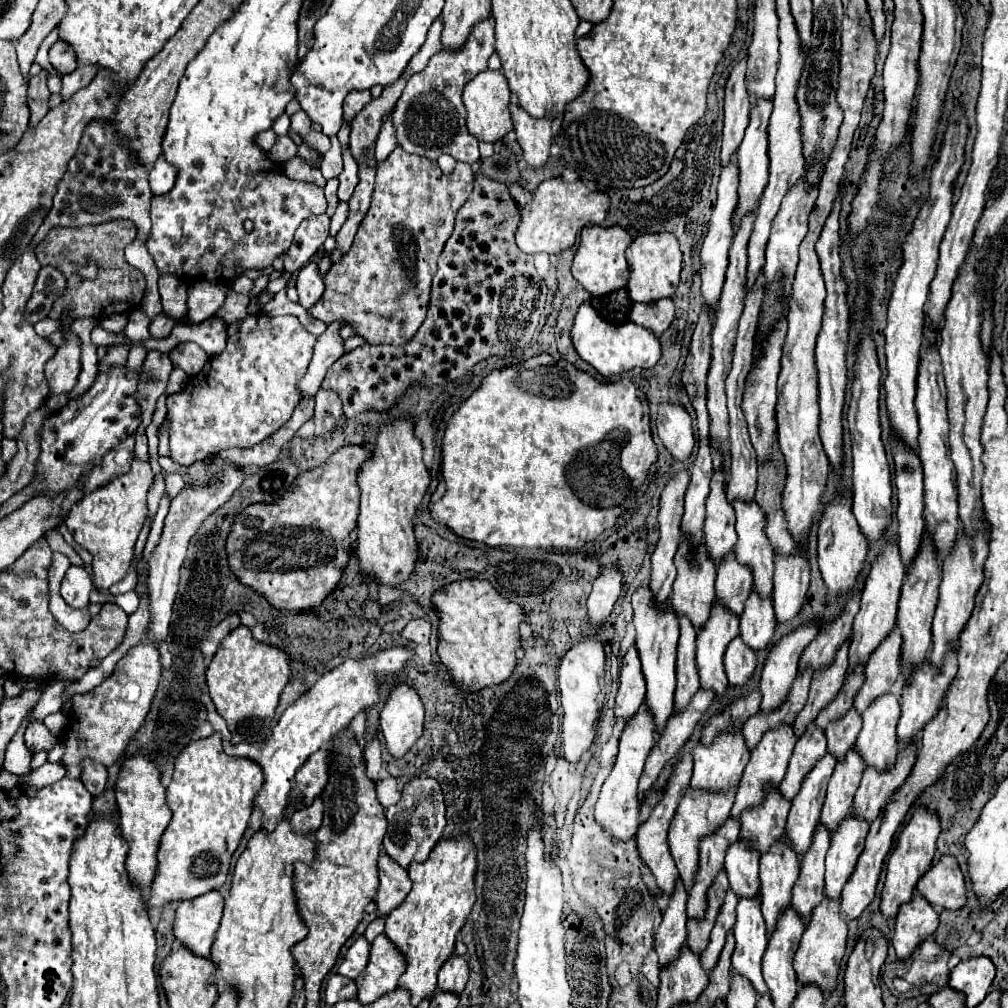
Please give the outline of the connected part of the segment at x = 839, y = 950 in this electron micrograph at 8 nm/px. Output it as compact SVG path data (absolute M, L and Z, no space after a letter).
M823 899L821 907L817 907L815 913L811 915L811 921L809 921L809 925L801 937L799 949L795 953L795 971L797 971L799 983L817 985L823 995L833 993L845 949L847 949L847 921L841 915L839 907L835 907L835 903L827 903L827 899Z

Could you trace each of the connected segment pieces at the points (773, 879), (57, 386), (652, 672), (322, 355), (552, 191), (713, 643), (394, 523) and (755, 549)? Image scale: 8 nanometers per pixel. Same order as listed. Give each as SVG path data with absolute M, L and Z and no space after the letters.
M783 837L761 855L761 911L767 923L767 935L773 935L781 913L791 903L795 879L799 879L799 857L783 843Z
M63 319L63 325L65 325L63 333L65 333L67 343L57 349L57 355L45 367L45 377L49 381L51 395L69 393L75 387L77 375L81 371L81 363L79 363L81 341L75 337L75 333L69 331L71 321L73 319Z
M637 589L633 593L633 623L637 629L635 647L641 657L643 675L647 683L647 695L645 695L645 707L653 717L655 733L661 733L673 715L673 693L675 693L675 661L677 661L677 639L679 639L679 619L671 615L671 607L663 613L659 613L651 601L649 589Z
M343 321L329 323L327 329L325 329L325 333L317 337L315 353L313 353L311 363L309 363L309 369L307 369L305 377L299 381L299 387L303 391L303 397L305 395L315 395L319 391L321 381L325 379L327 369L345 353L343 339L339 335L341 327L345 327Z
M561 177L543 181L533 193L533 201L521 209L523 221L515 233L515 241L525 253L559 253L575 245L577 235L587 225L601 225L611 207L611 197L603 191L591 191L581 181L567 183Z
M713 605L707 627L697 635L697 669L703 689L711 689L715 695L725 695L729 681L725 675L723 655L727 645L739 635L739 619L731 611L723 611Z
M399 419L393 425L381 427L373 457L363 463L359 475L361 513L357 521L355 553L365 585L373 581L377 585L399 587L415 571L417 539L413 533L413 517L427 493L429 481L431 477L423 463L423 447L413 435L413 423Z
M755 501L751 503L735 503L737 515L737 547L735 557L741 565L747 565L753 573L753 591L761 599L769 599L773 593L773 575L775 575L775 561L771 543L767 543L763 535L765 519Z

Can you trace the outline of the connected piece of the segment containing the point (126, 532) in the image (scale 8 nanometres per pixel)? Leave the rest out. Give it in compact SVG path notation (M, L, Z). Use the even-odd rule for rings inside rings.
M135 457L135 463L131 465L131 471L127 475L113 479L99 491L93 491L91 495L85 495L79 503L71 505L65 517L65 525L73 533L73 539L93 555L91 567L95 589L109 589L127 575L135 553L137 535L147 517L145 485L151 485L151 481L151 465Z

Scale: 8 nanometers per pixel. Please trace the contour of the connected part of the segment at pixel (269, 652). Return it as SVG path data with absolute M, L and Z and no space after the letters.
M237 627L223 639L213 661L207 667L209 695L217 713L227 721L233 743L255 743L271 737L271 721L279 703L281 691L287 687L295 671L295 663L279 647L261 643L253 637L251 629Z

